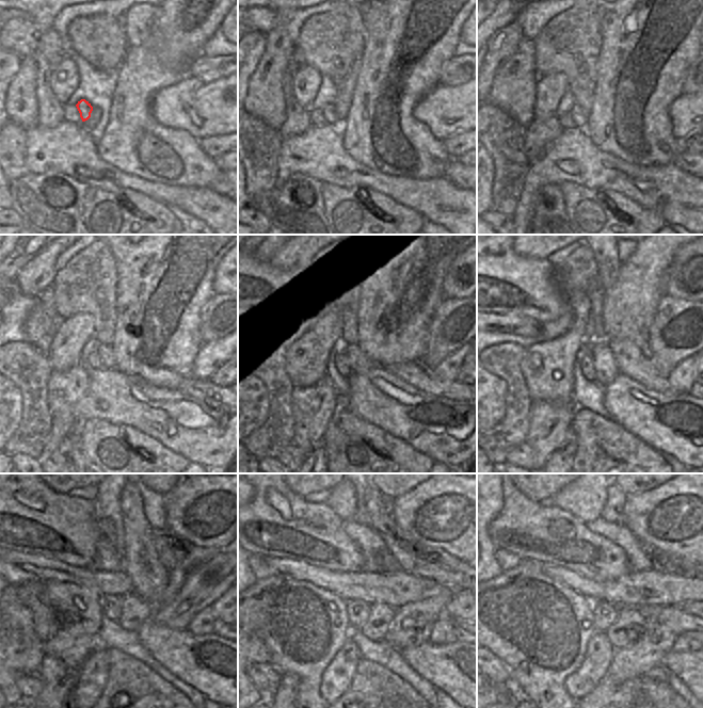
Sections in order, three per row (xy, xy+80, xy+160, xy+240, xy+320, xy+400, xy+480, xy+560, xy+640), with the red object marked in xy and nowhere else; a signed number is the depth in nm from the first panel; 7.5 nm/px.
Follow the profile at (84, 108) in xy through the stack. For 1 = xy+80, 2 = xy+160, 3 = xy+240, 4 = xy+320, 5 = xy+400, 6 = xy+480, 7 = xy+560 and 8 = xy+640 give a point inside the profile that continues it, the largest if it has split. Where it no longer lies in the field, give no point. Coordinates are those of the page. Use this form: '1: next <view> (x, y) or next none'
1: next xy+80 (329, 111)
2: next xy+160 (579, 115)
3: next xy+240 (106, 352)
4: next xy+320 (357, 360)
5: next xy+400 (604, 360)
6: next xy+480 (136, 611)
7: next xy+560 (376, 628)
8: next xy+640 (630, 624)

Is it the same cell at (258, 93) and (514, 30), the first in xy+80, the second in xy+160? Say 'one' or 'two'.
two

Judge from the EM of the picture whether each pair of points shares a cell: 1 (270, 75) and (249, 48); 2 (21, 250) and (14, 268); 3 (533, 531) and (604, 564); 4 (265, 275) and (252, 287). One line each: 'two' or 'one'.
1: two
2: one
3: one
4: one

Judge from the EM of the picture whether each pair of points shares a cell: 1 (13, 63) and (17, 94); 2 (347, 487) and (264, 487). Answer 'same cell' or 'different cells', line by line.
1: different cells
2: different cells

